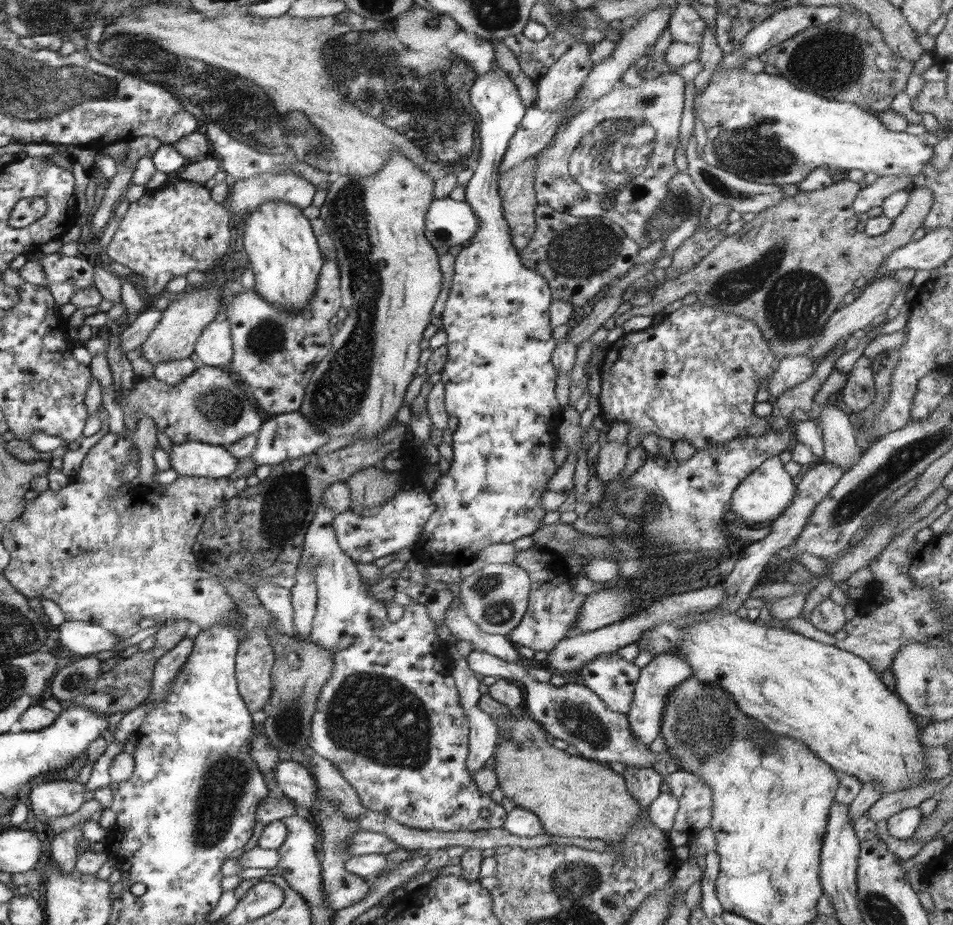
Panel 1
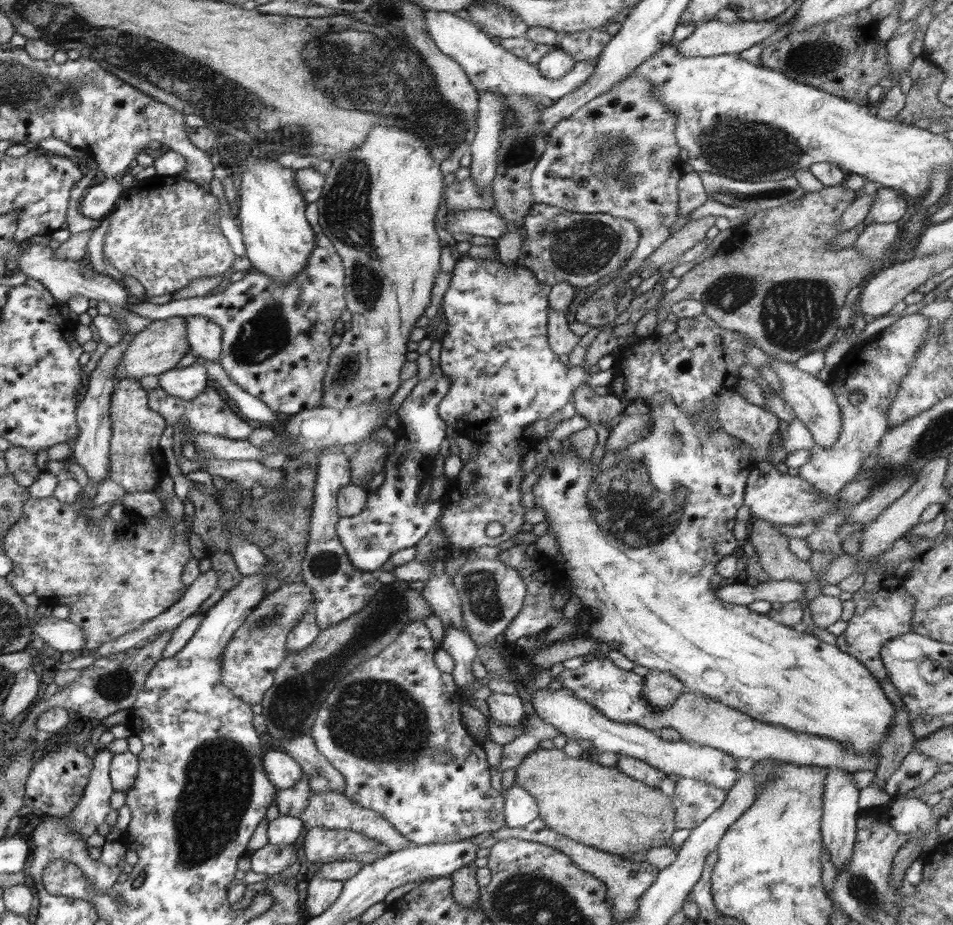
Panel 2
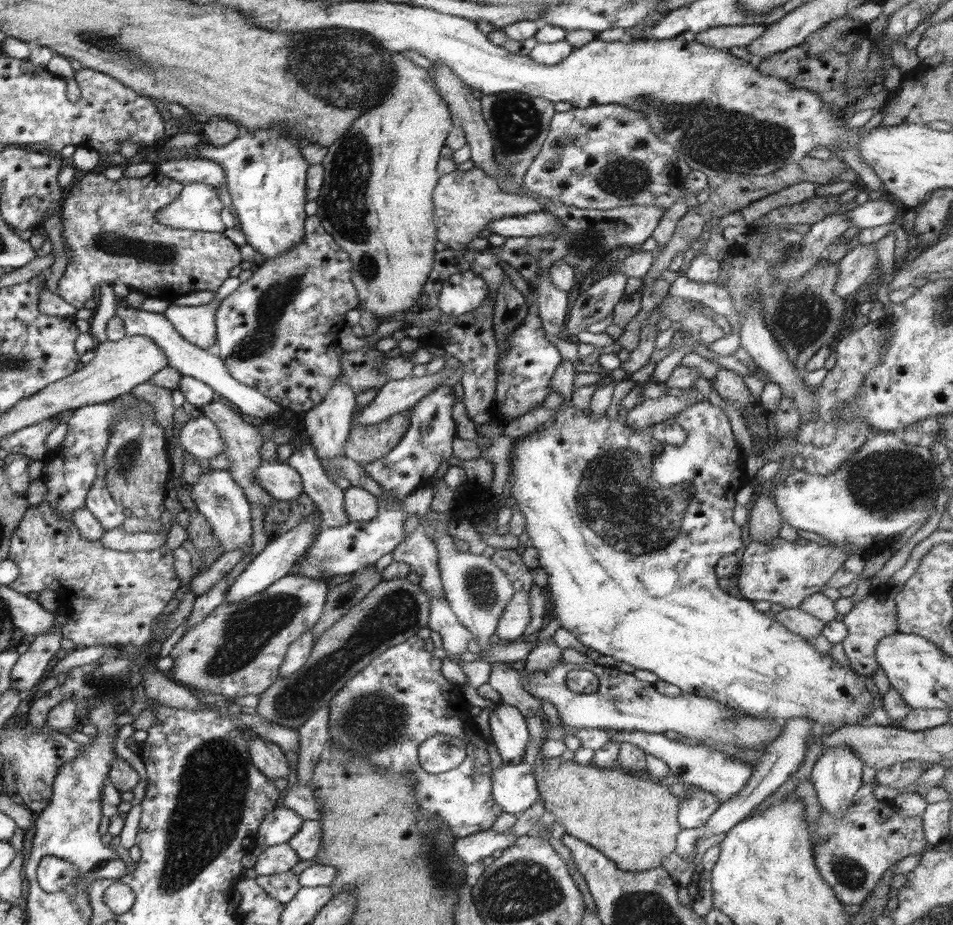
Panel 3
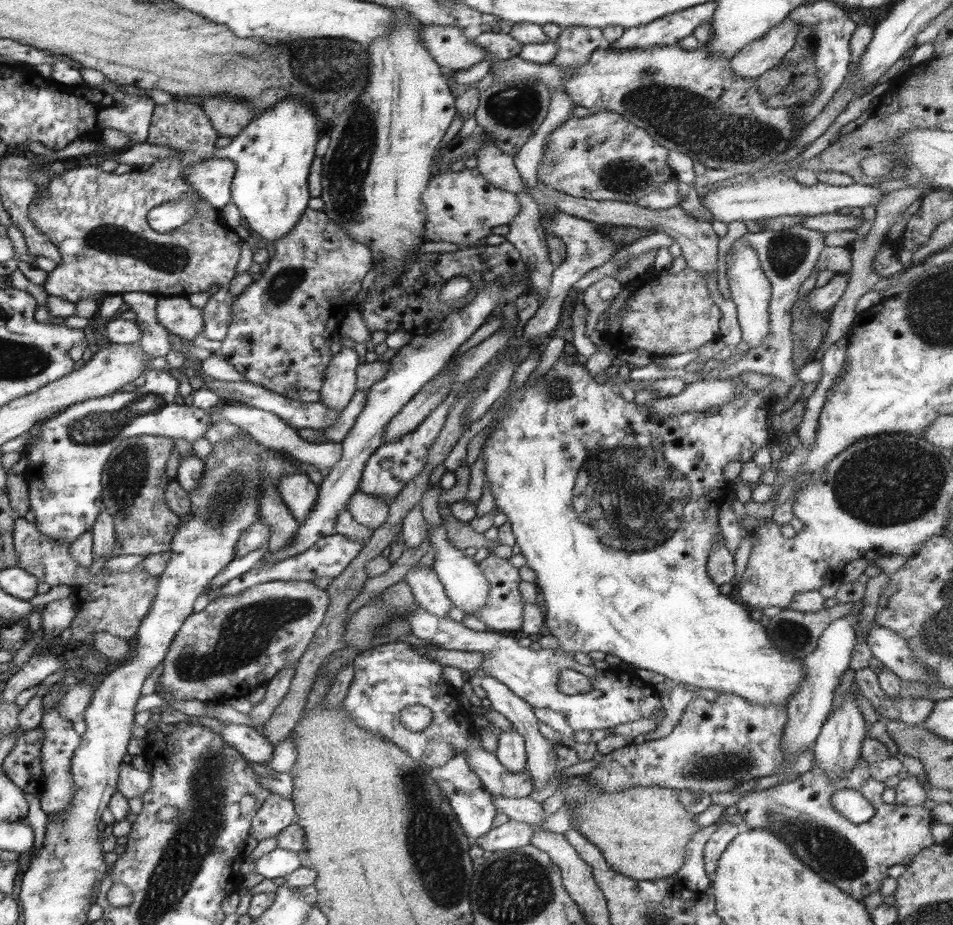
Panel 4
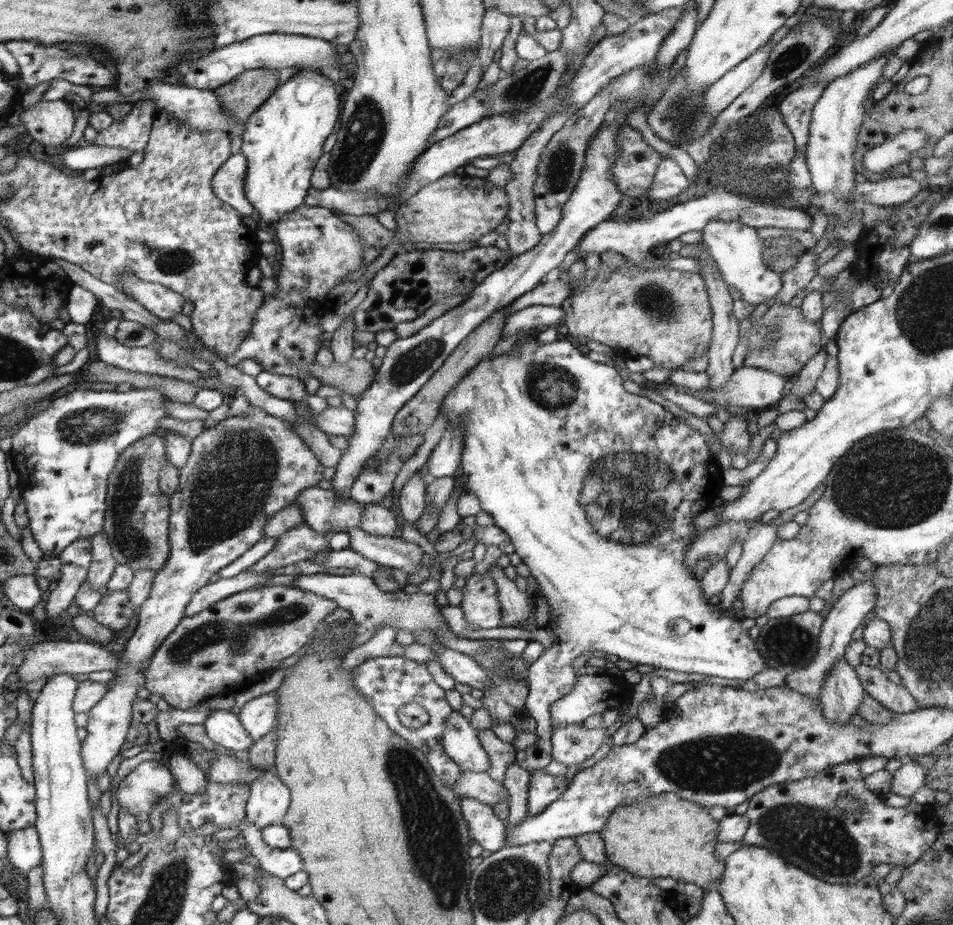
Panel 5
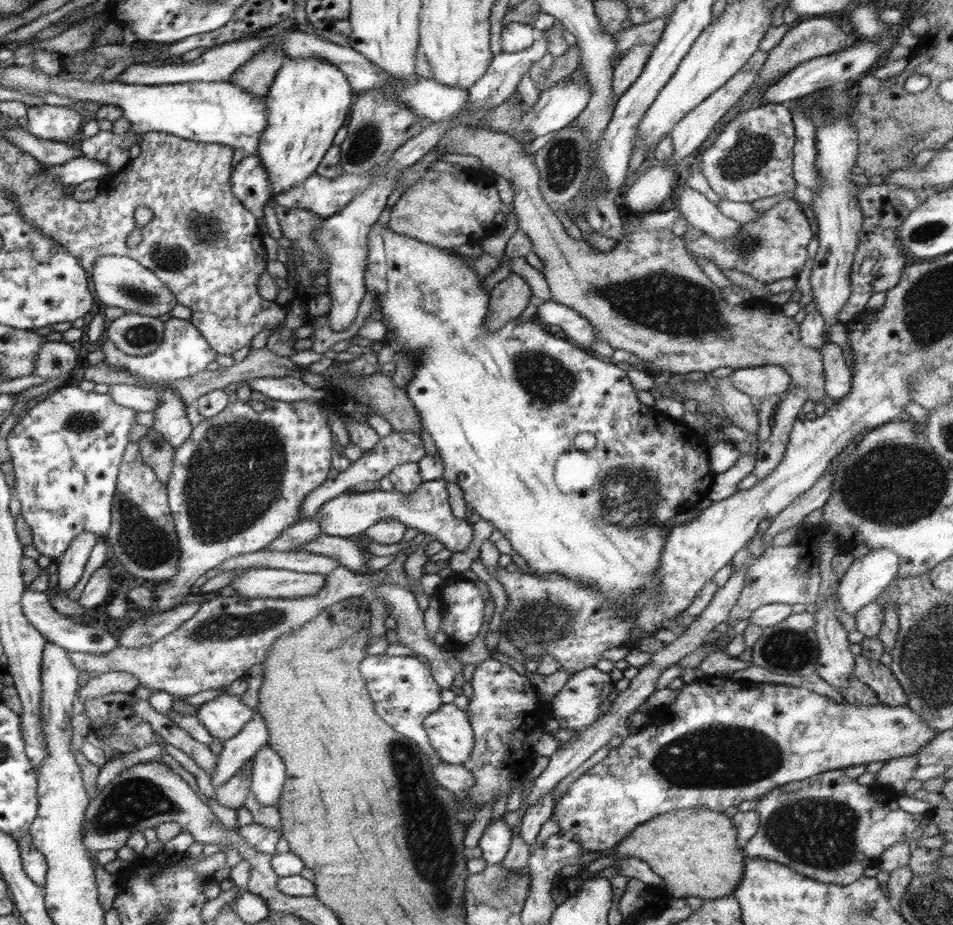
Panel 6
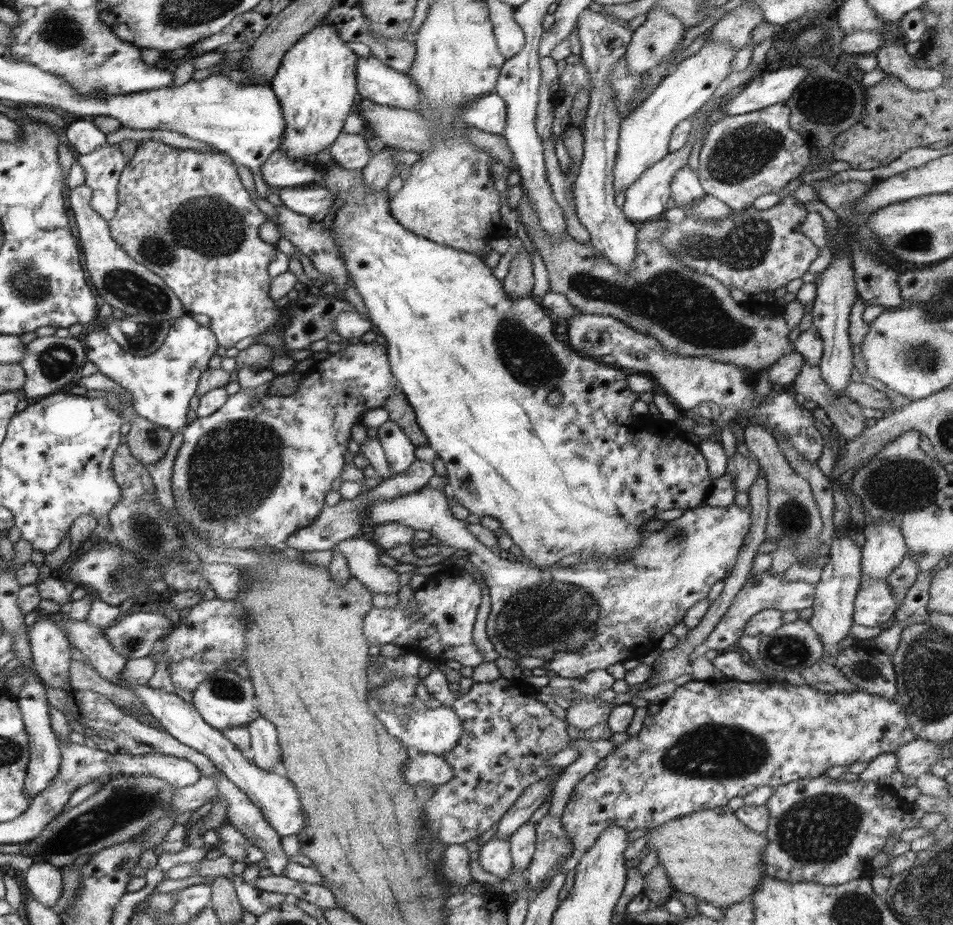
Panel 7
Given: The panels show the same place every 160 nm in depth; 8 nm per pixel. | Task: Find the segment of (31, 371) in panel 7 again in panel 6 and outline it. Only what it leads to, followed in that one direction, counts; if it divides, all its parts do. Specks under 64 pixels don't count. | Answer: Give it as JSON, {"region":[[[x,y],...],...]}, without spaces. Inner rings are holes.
{"region":[[[46,341],[38,351],[35,369],[32,375],[55,379],[63,372],[74,368],[80,363],[76,351],[70,343],[64,341]],[[79,358],[79,361],[77,361]]]}

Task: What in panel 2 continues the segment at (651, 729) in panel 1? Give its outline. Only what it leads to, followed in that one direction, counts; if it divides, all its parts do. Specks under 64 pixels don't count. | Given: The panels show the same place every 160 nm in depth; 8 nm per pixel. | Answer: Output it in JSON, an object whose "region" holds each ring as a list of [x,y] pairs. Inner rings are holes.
{"region":[[[649,670],[643,678],[642,696],[647,700],[647,705],[655,712],[670,708],[680,695],[692,692],[692,690],[686,689],[676,676],[666,674],[666,672]]]}

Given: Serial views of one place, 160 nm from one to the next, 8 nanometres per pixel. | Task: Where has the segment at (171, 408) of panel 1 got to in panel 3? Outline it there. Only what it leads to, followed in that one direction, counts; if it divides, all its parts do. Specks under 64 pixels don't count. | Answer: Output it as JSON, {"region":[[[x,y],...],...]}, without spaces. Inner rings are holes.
{"region":[[[218,399],[206,403],[206,406],[198,408],[204,417],[215,422],[218,430],[220,430],[222,440],[225,442],[225,454],[232,462],[227,470],[232,478],[241,486],[243,493],[248,497],[252,504],[260,504],[265,510],[265,506],[274,498],[272,498],[259,484],[254,480],[253,470],[262,462],[260,458],[260,448],[266,441],[262,433],[252,424],[252,420],[245,419],[241,416],[231,404]]]}

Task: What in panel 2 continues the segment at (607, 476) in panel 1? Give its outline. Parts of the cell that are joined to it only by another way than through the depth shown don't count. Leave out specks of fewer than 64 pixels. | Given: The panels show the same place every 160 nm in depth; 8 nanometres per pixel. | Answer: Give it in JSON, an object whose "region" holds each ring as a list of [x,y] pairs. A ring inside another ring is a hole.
{"region":[[[623,414],[622,419],[616,426],[612,427],[605,445],[605,452],[613,452],[619,448],[624,448],[638,437],[646,437],[649,433],[647,430],[650,414],[628,416]]]}

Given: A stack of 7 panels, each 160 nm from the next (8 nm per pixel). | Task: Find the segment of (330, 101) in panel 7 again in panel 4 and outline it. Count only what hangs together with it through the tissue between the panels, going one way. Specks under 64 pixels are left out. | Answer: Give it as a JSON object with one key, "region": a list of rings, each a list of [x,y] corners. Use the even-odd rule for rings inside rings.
{"region":[[[291,98],[281,100],[276,106],[260,112],[226,148],[216,149],[216,159],[229,159],[236,164],[236,174],[231,183],[232,204],[240,210],[241,218],[246,221],[244,226],[251,234],[268,240],[271,245],[272,242],[286,236],[298,224],[306,208],[309,208],[311,197],[308,176],[316,158],[317,142],[326,131],[309,102]]]}

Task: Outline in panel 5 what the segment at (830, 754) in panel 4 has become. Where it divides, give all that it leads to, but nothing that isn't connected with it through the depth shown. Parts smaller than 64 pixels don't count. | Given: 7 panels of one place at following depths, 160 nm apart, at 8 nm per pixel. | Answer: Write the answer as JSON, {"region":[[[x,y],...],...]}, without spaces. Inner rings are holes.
{"region":[[[845,658],[840,659],[824,677],[820,689],[822,714],[836,724],[850,722],[851,716],[859,714],[864,694],[855,668],[846,663]]]}

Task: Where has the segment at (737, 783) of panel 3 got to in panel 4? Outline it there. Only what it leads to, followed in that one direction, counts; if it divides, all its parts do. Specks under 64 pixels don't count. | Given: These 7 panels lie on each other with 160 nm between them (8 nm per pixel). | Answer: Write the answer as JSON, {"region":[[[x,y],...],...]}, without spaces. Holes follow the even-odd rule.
{"region":[[[863,758],[858,759],[852,770],[835,778],[829,778],[823,770],[814,768],[800,773],[791,782],[778,783],[768,789],[753,790],[751,787],[754,784],[755,781],[744,781],[735,786],[736,792],[750,789],[736,802],[739,814],[744,817],[743,828],[774,831],[818,876],[834,883],[858,901],[864,901],[868,895],[879,890],[891,866],[910,864],[922,849],[935,843],[930,832],[934,820],[931,812],[922,805],[884,802],[886,784],[870,776],[869,764]],[[843,788],[860,792],[874,806],[874,816],[868,822],[856,824],[834,808],[832,795]]]}

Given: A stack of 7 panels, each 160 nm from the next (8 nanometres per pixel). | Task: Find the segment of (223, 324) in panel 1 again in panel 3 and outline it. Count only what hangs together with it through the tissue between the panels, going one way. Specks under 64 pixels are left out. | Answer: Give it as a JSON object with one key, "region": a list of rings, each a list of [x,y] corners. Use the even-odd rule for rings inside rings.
{"region":[[[230,276],[208,304],[184,306],[176,305],[170,301],[170,305],[163,315],[172,322],[175,329],[190,344],[195,344],[202,350],[212,351],[217,342],[217,306],[224,298],[232,294],[240,284],[242,283],[239,278]]]}

